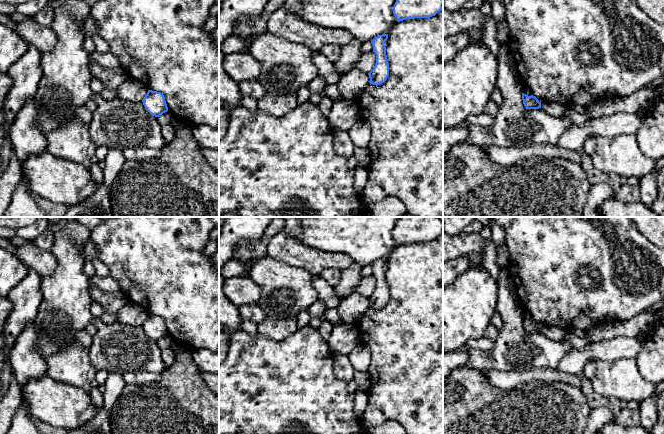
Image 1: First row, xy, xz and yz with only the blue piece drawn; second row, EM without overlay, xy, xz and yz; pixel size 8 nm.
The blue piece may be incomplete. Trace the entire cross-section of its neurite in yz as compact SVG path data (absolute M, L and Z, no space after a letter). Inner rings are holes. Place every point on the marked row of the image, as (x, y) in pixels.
M522 93L522 100L523 100L523 104L526 109L539 109L539 108L541 108L541 103L533 95L528 96L524 93Z

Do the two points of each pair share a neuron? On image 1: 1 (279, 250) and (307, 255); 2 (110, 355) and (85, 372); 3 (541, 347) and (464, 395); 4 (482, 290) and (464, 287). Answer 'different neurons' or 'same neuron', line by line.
1: same neuron
2: different neurons
3: different neurons
4: same neuron

